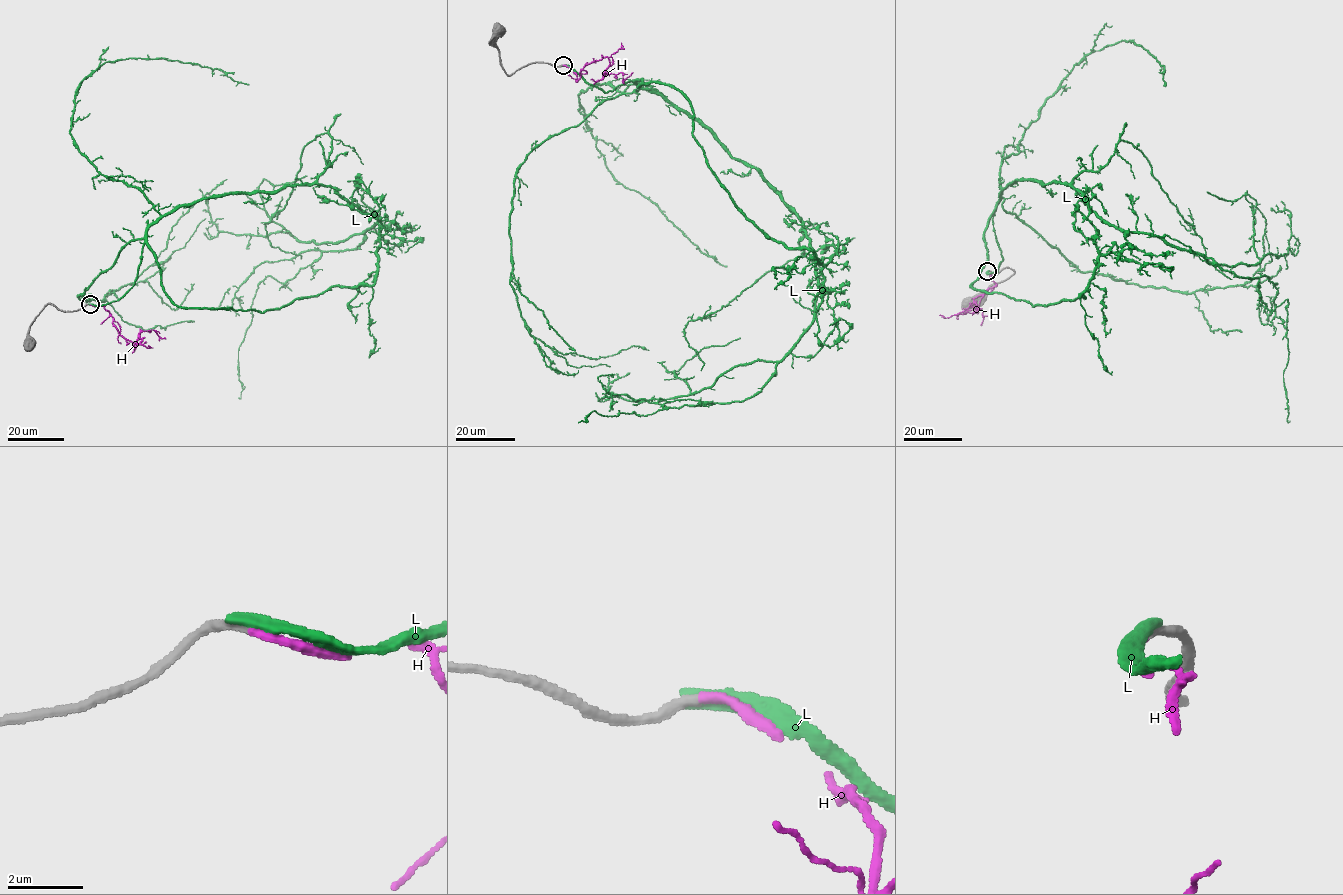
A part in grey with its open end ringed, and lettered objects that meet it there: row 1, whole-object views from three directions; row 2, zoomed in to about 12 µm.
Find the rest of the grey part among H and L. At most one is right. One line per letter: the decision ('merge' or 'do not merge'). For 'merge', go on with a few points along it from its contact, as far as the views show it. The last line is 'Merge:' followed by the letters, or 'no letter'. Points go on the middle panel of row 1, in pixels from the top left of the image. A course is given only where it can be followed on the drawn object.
H: merge | via (563, 65), (574, 72), (577, 81), (585, 64), (607, 57), (604, 73), (622, 72), (623, 82), (632, 72)
L: do not merge
Merge: H

